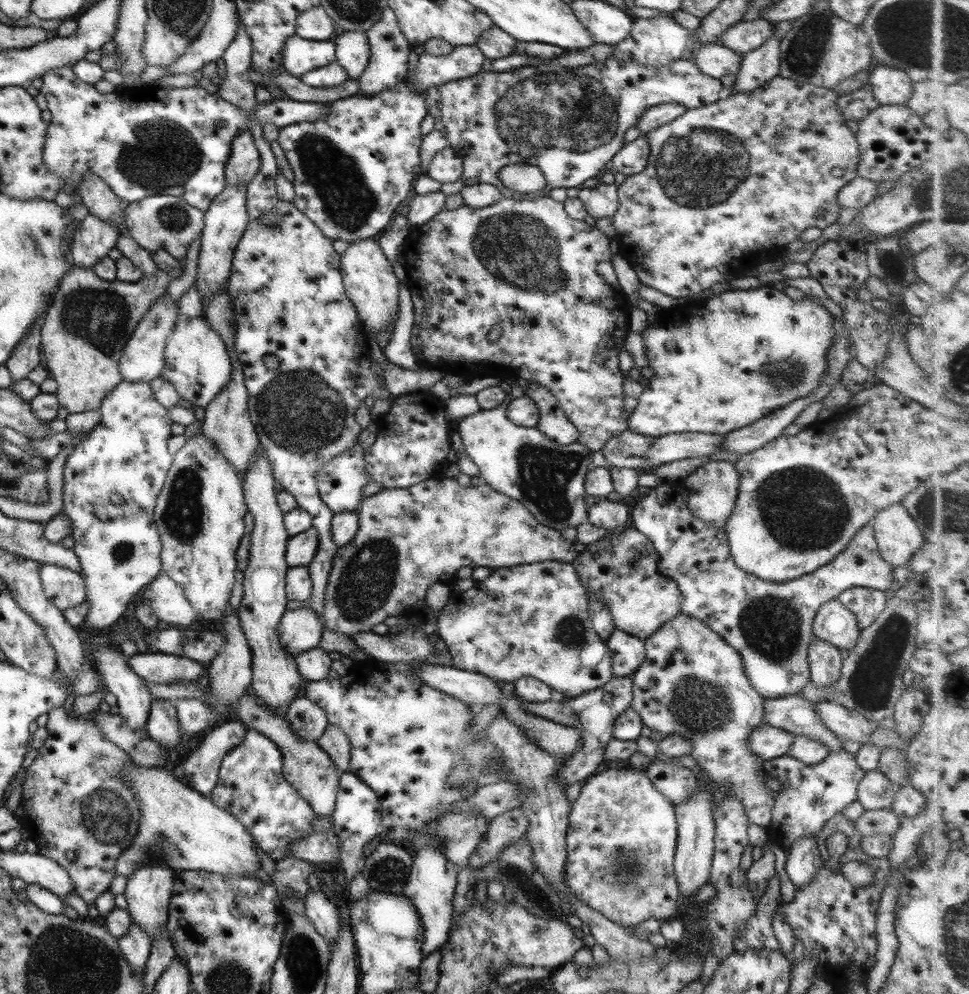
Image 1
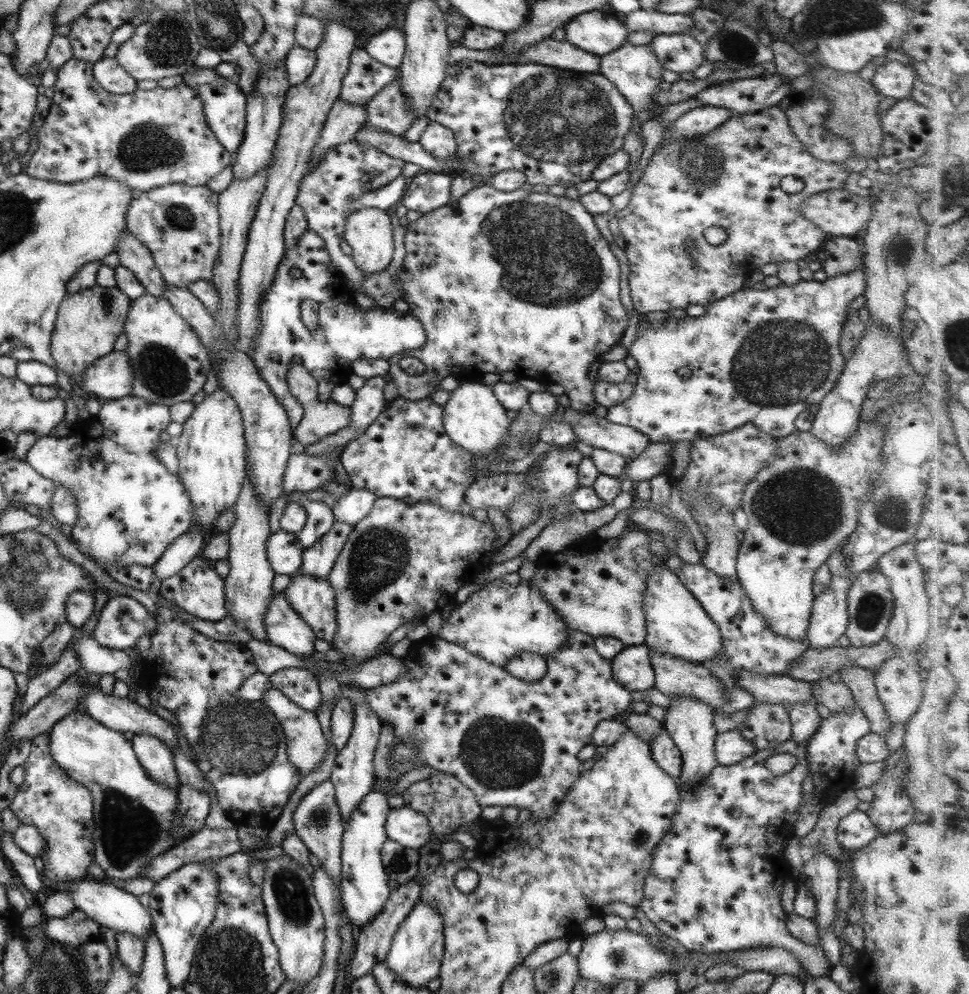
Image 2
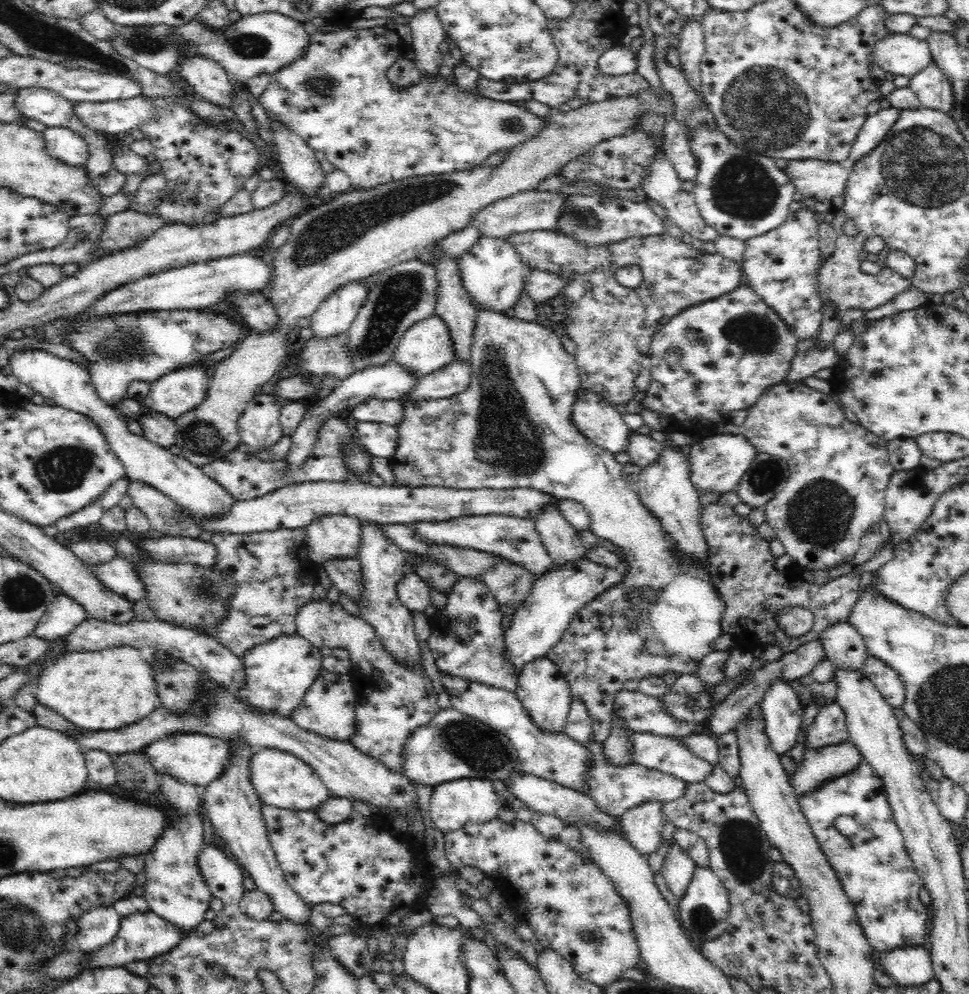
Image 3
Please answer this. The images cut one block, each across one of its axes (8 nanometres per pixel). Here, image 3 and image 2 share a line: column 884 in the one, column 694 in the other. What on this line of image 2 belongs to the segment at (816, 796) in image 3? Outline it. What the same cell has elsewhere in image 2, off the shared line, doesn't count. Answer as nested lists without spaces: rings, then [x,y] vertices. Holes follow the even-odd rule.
[[[789,739],[777,746],[756,750],[751,756],[740,760],[738,763],[729,766],[721,766],[719,764],[714,766],[713,770],[708,774],[708,777],[704,778],[703,782],[696,782],[696,786],[692,786],[692,790],[686,790],[684,786],[679,786],[680,801],[676,803],[676,811],[672,818],[672,827],[667,831],[667,834],[663,835],[663,838],[661,838],[659,844],[656,846],[655,852],[652,854],[651,868],[643,883],[643,898],[640,899],[638,906],[641,912],[645,914],[645,918],[647,918],[649,922],[652,922],[653,926],[655,926],[663,936],[673,938],[673,940],[676,940],[685,950],[691,953],[702,952],[707,955],[711,952],[720,953],[729,950],[755,949],[761,948],[760,946],[762,946],[762,948],[784,948],[797,959],[800,966],[811,976],[823,977],[828,974],[831,965],[824,958],[821,947],[805,946],[802,942],[793,938],[786,929],[786,913],[783,912],[779,905],[781,887],[785,880],[790,877],[791,873],[791,868],[787,860],[785,860],[785,857],[783,857],[784,848],[781,842],[786,842],[787,844],[787,840],[793,837],[793,823],[797,818],[797,807],[802,796],[801,782],[805,780],[805,776],[807,776],[808,772],[806,757],[804,745],[799,746]],[[781,752],[787,752],[787,754],[795,756],[797,764],[783,775],[773,777],[769,770],[763,765],[764,760],[772,754],[779,754]]]

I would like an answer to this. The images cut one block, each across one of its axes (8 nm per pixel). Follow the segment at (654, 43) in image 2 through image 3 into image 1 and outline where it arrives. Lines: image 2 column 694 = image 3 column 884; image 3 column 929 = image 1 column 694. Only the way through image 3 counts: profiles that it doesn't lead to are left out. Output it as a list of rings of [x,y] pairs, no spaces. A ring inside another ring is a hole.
[[[709,43],[697,45],[689,54],[685,53],[684,58],[693,62],[703,74],[720,79],[725,75],[737,74],[742,56],[721,44]]]

